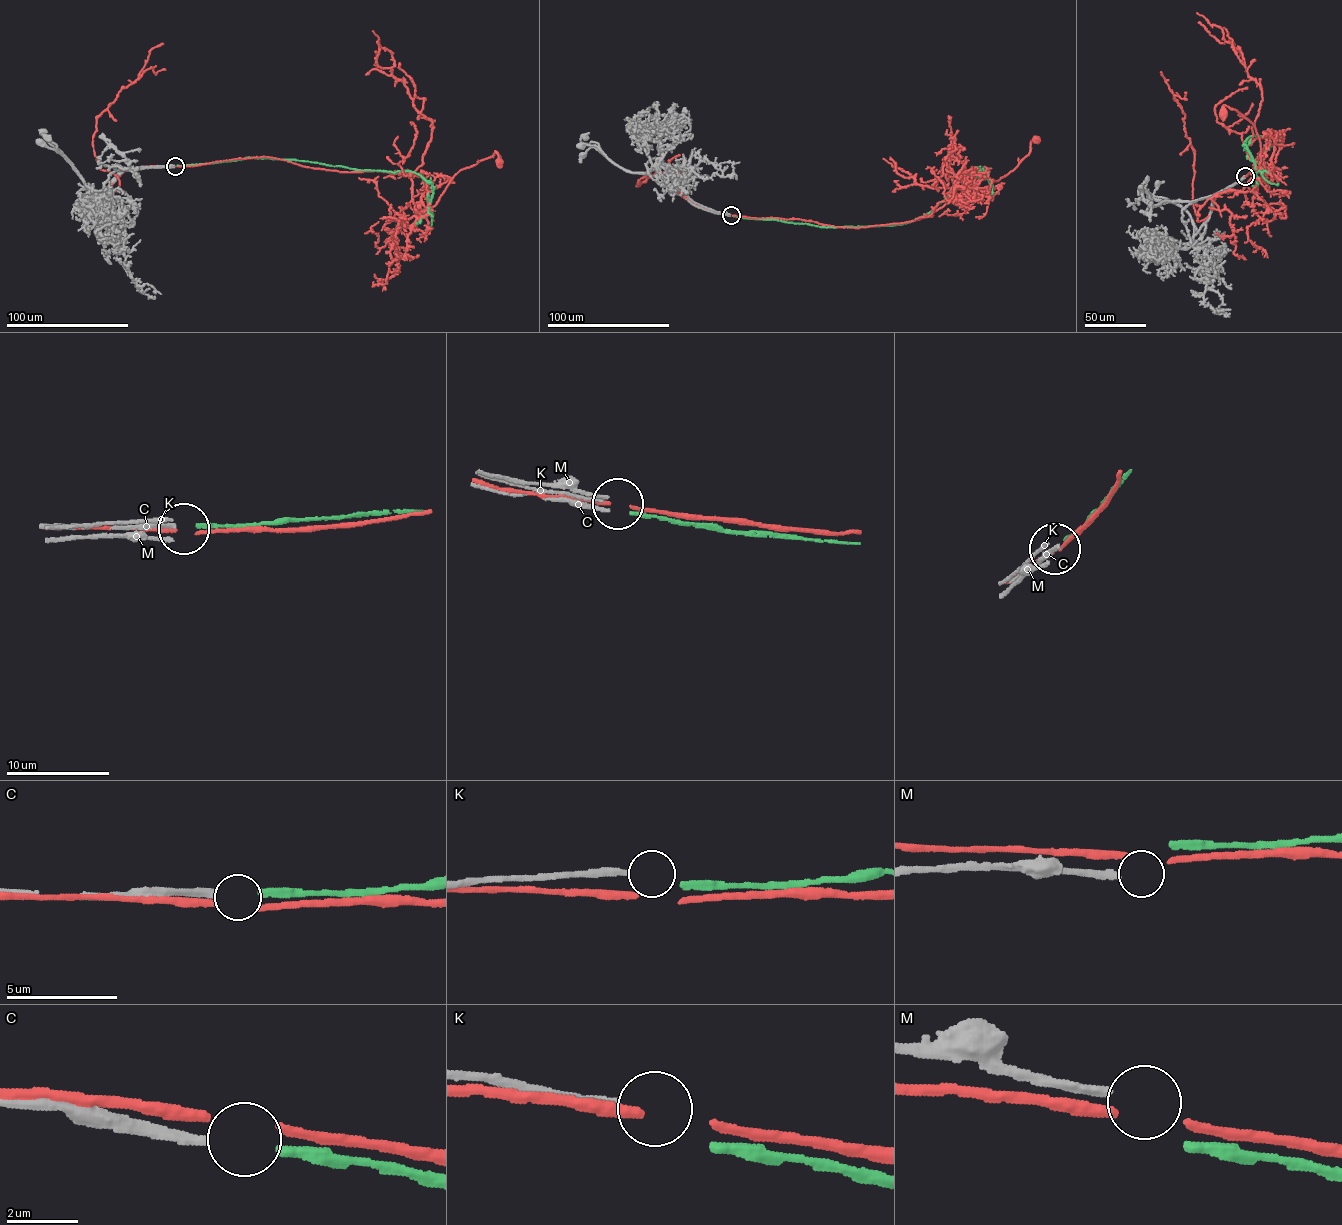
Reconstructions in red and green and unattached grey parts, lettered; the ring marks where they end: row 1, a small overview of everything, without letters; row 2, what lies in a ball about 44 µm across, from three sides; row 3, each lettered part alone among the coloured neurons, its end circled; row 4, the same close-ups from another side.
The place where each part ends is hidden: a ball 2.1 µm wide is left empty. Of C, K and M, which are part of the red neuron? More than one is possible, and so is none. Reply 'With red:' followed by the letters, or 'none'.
With red: none

